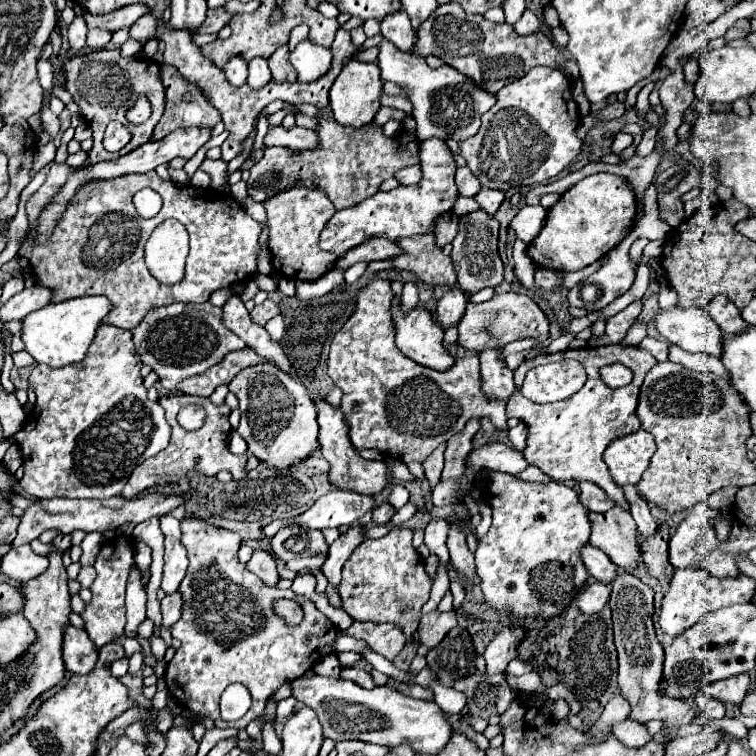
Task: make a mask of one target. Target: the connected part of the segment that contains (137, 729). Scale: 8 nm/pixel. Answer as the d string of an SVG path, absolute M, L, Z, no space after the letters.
M133 723L127 727L125 735L131 739L131 741L137 741L137 743L143 743L145 747L149 747L149 741L145 737L145 731L143 731L143 725L141 723Z

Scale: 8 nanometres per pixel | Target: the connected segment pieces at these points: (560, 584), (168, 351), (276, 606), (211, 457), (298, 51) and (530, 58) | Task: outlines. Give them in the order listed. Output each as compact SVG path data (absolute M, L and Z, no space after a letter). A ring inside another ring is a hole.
M487 471L485 475L485 503L493 511L489 533L479 541L475 551L475 565L481 577L481 591L485 605L501 617L517 619L553 619L559 617L583 589L589 571L581 561L581 549L589 543L589 511L579 503L579 495L565 483L529 483L509 473Z
M175 303L151 309L133 329L133 341L141 361L153 367L167 391L177 389L181 381L193 377L195 373L205 373L205 369L217 365L217 361L221 361L221 357L229 351L247 347L245 341L223 325L221 307L213 307L209 303Z
M277 599L273 601L273 611L277 611L277 615L287 623L287 625L299 625L301 623L301 605L297 605L297 601L289 601L289 599Z
M165 395L165 397L159 397L159 405L165 409L165 417L171 425L171 439L169 439L169 445L167 449L163 449L161 453L145 459L141 465L137 465L137 469L131 473L125 489L121 491L121 495L125 499L133 499L139 491L143 489L151 489L155 485L161 485L161 483L175 483L177 479L185 477L189 471L197 471L201 475L207 475L207 477L213 477L217 475L221 469L227 469L233 479L241 481L247 471L245 471L245 463L247 463L247 457L237 457L237 455L231 455L229 451L223 451L223 443L227 443L229 439L229 431L231 431L231 425L227 421L231 409L227 405L213 405L207 397L189 397L189 395ZM185 405L199 405L205 409L205 423L201 429L197 431L185 431L179 423L177 423L177 413L185 407Z
M301 41L291 53L291 65L305 83L321 79L331 69L331 61L331 51L323 49L321 45L313 45L311 41Z
M457 3L437 7L437 11L419 27L417 43L413 49L421 57L435 55L443 59L449 63L449 67L469 77L475 85L481 85L481 89L489 89L489 93L497 93L501 87L521 79L531 67L547 65L557 69L563 61L567 61L559 47L555 47L543 33L521 37L511 25L497 25L487 21L483 15L469 15Z

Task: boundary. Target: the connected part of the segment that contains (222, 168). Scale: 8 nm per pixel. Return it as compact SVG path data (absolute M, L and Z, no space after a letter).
M205 159L205 161L201 163L201 169L211 177L211 187L213 187L213 189L221 189L221 185L223 185L223 181L225 181L227 163L221 161L221 159L217 159L217 161Z

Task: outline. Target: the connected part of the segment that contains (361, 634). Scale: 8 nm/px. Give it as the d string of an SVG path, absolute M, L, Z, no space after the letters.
M355 621L347 629L347 635L367 641L371 651L383 655L387 661L393 661L407 643L407 637L401 633L401 627L393 623Z

